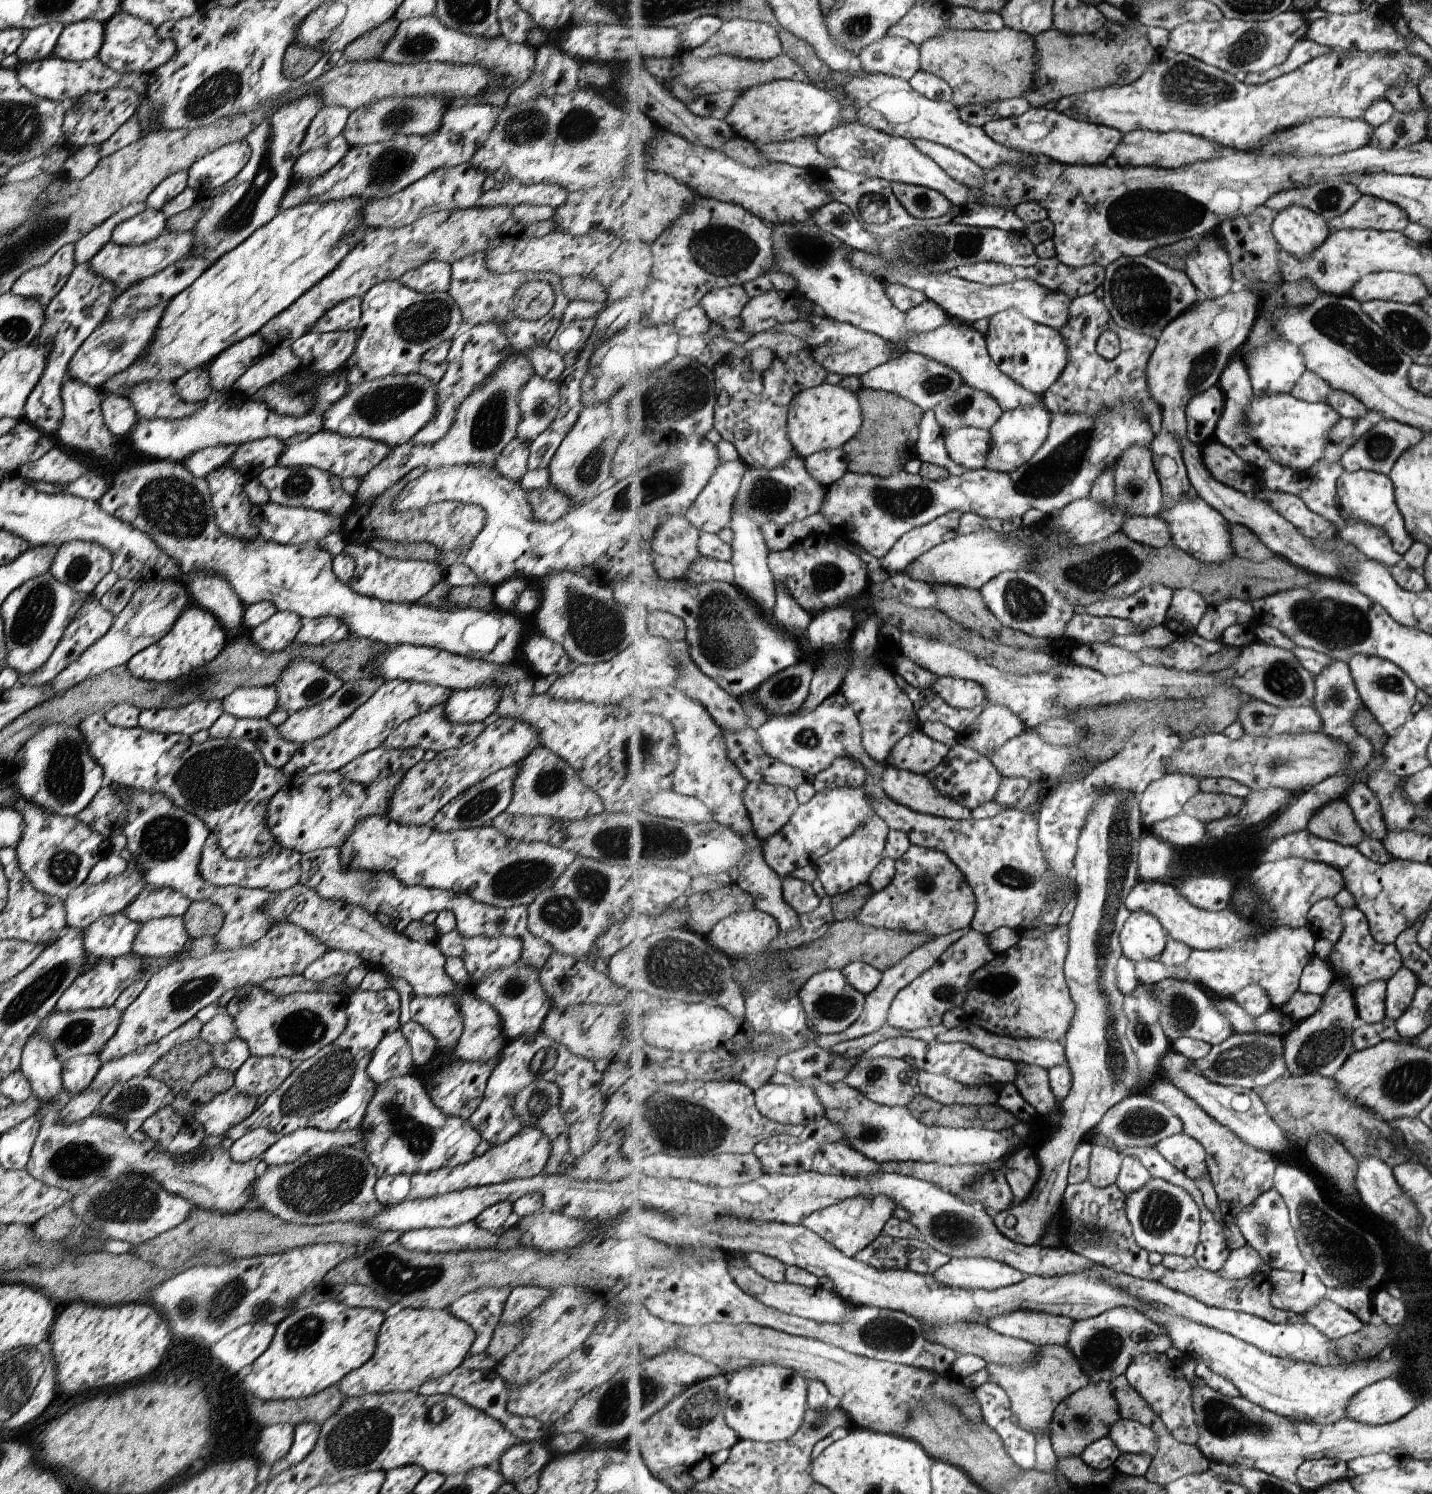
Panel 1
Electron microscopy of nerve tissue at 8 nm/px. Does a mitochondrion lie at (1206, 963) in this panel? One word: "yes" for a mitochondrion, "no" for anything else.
no

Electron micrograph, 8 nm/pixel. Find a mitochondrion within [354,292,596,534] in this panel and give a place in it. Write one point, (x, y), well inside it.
(422, 322)

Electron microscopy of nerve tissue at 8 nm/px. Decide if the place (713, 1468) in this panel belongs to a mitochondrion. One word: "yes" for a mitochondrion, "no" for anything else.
no

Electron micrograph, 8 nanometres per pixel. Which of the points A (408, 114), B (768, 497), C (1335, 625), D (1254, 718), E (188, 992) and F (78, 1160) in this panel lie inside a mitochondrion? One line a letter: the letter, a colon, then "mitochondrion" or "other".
A: mitochondrion
B: mitochondrion
C: mitochondrion
D: mitochondrion
E: mitochondrion
F: mitochondrion

